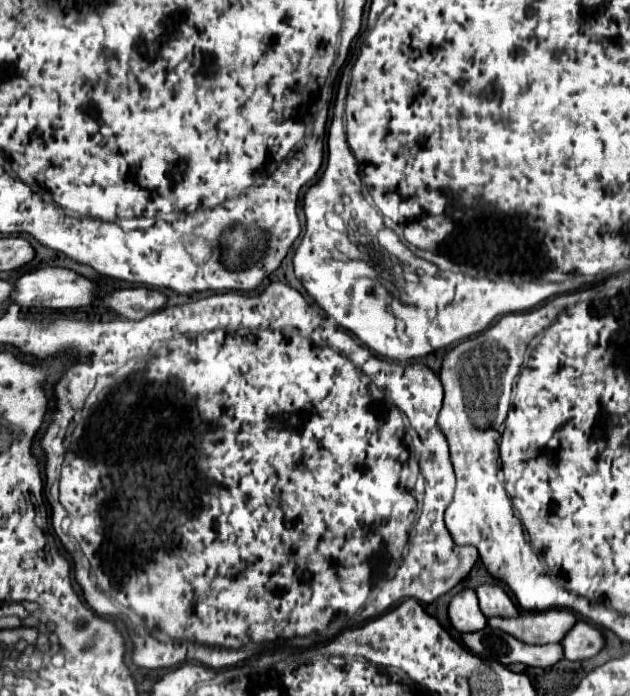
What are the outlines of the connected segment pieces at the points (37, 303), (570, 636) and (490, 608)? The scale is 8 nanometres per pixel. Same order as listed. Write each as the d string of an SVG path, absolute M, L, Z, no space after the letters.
M39 268L33 272L23 274L13 282L13 294L9 296L9 304L27 306L27 308L53 308L53 310L65 310L65 308L81 308L89 306L95 296L95 284L73 270L67 268Z
M577 622L561 640L567 660L587 660L603 648L605 640L597 628L587 622Z
M479 584L475 588L477 596L479 596L479 606L483 610L485 616L489 614L519 614L517 606L513 604L513 600L509 598L509 594L505 592L505 588L501 584Z

